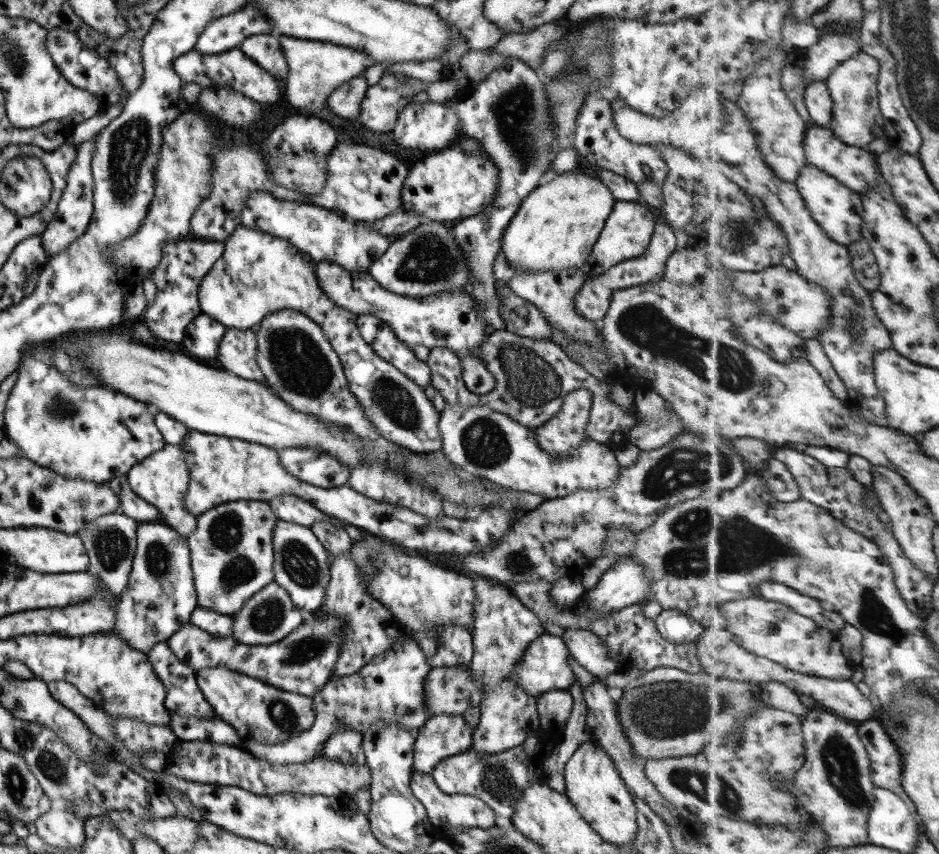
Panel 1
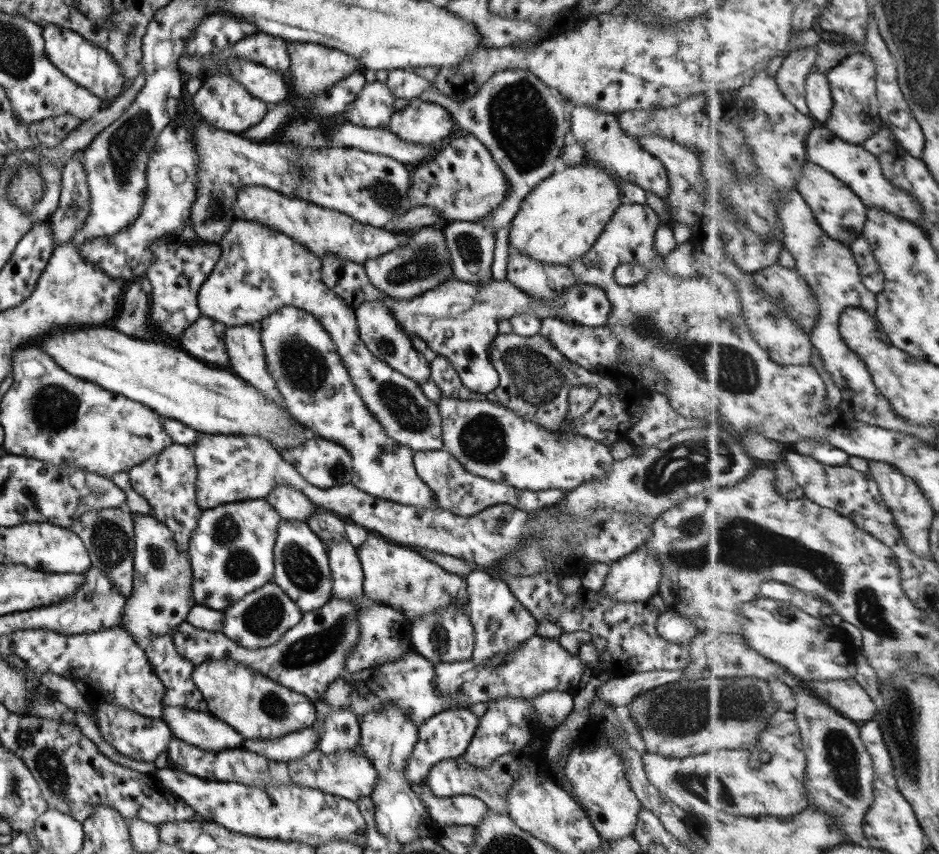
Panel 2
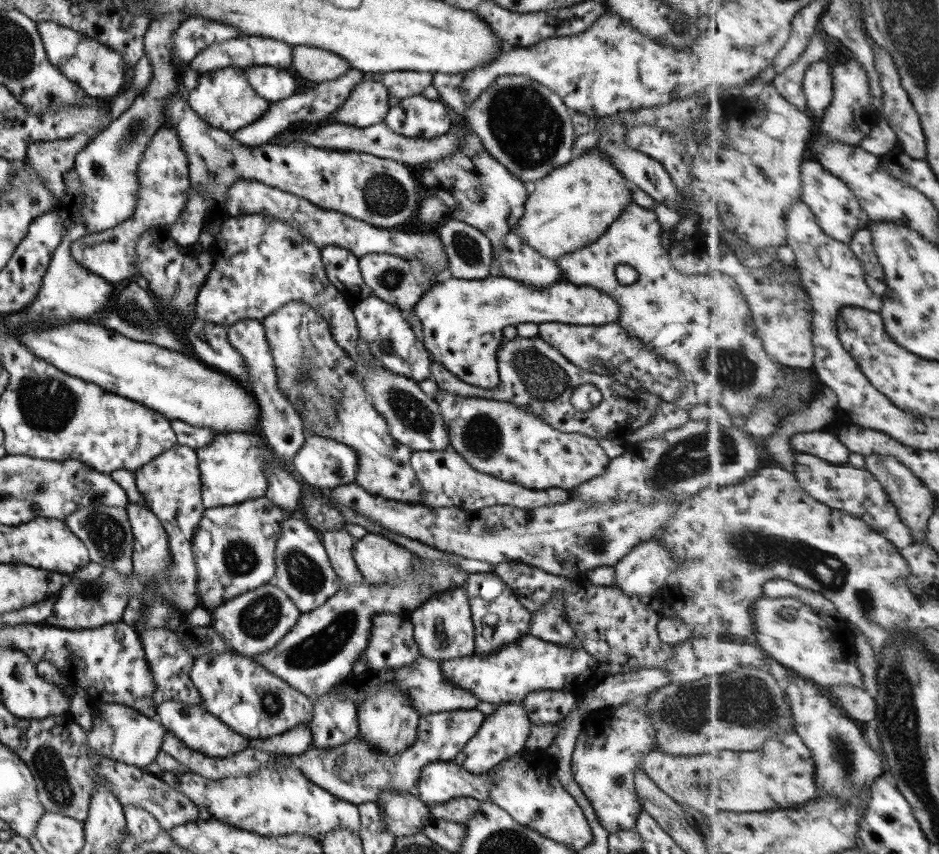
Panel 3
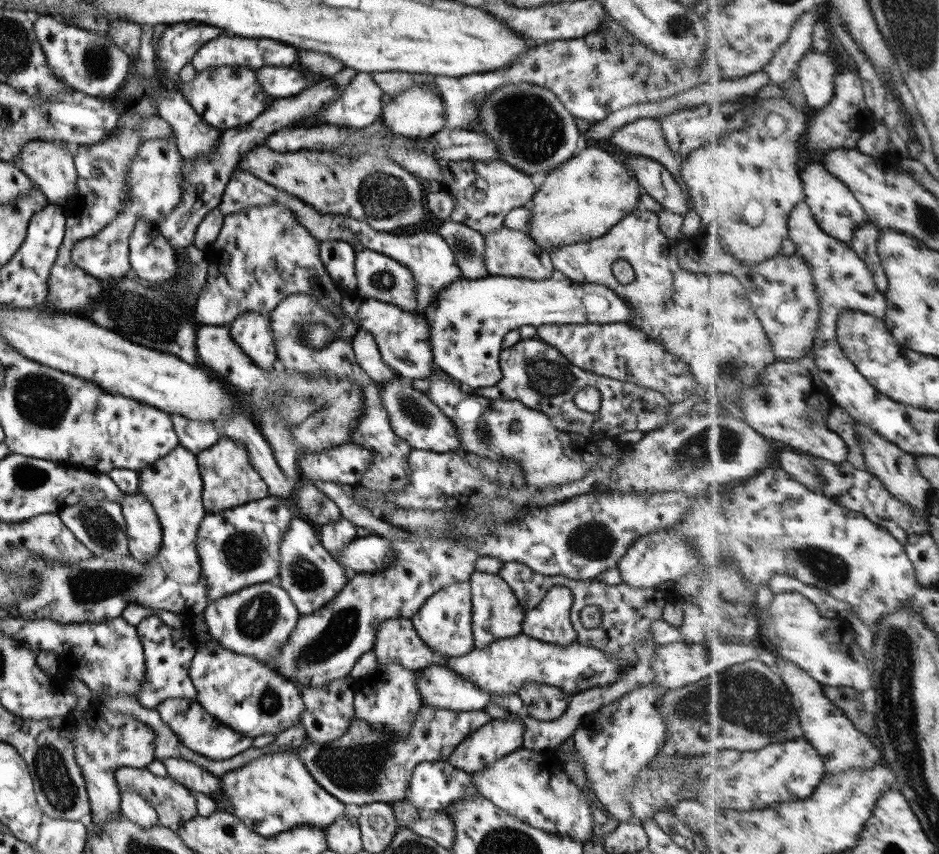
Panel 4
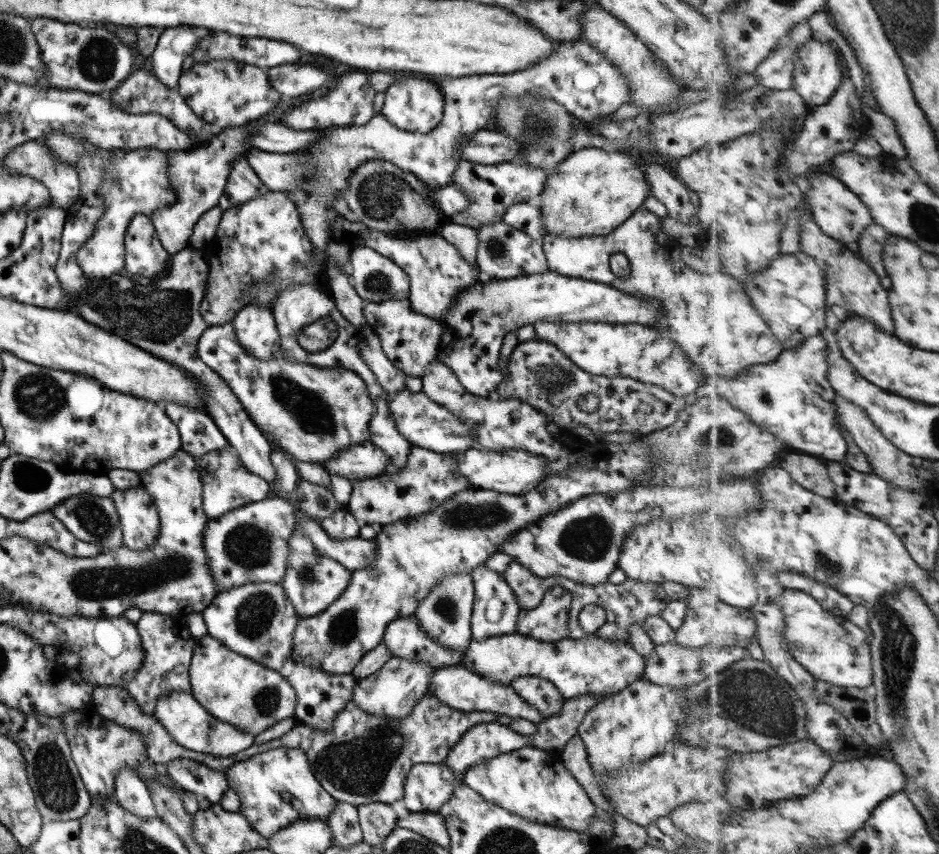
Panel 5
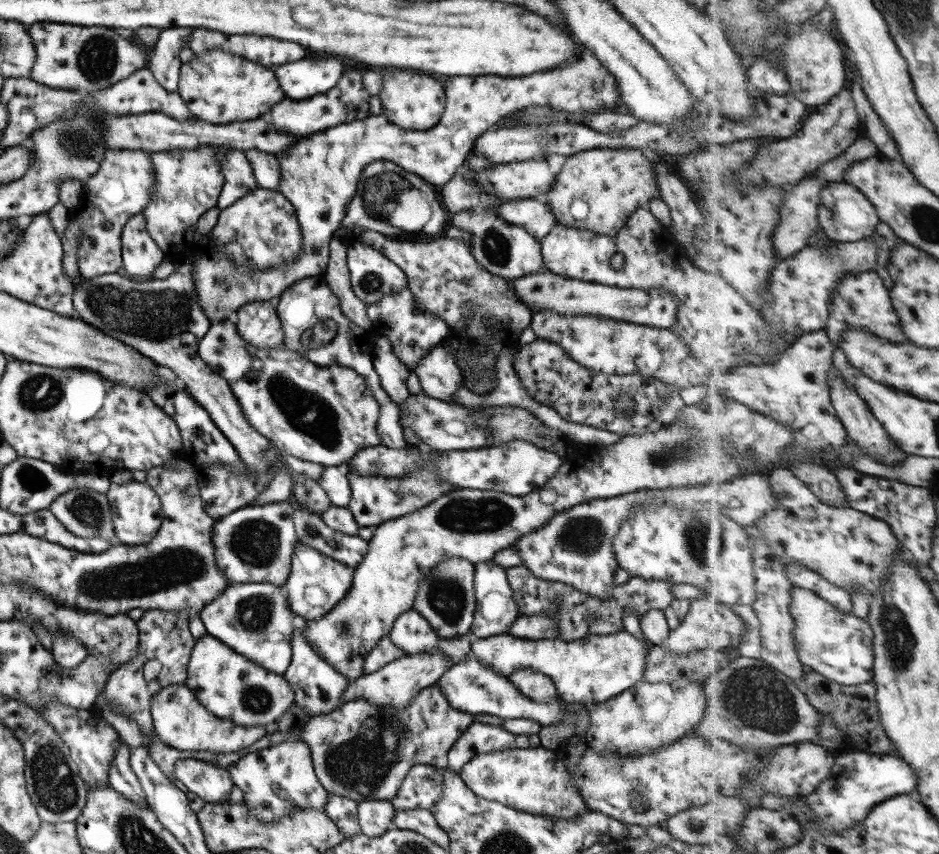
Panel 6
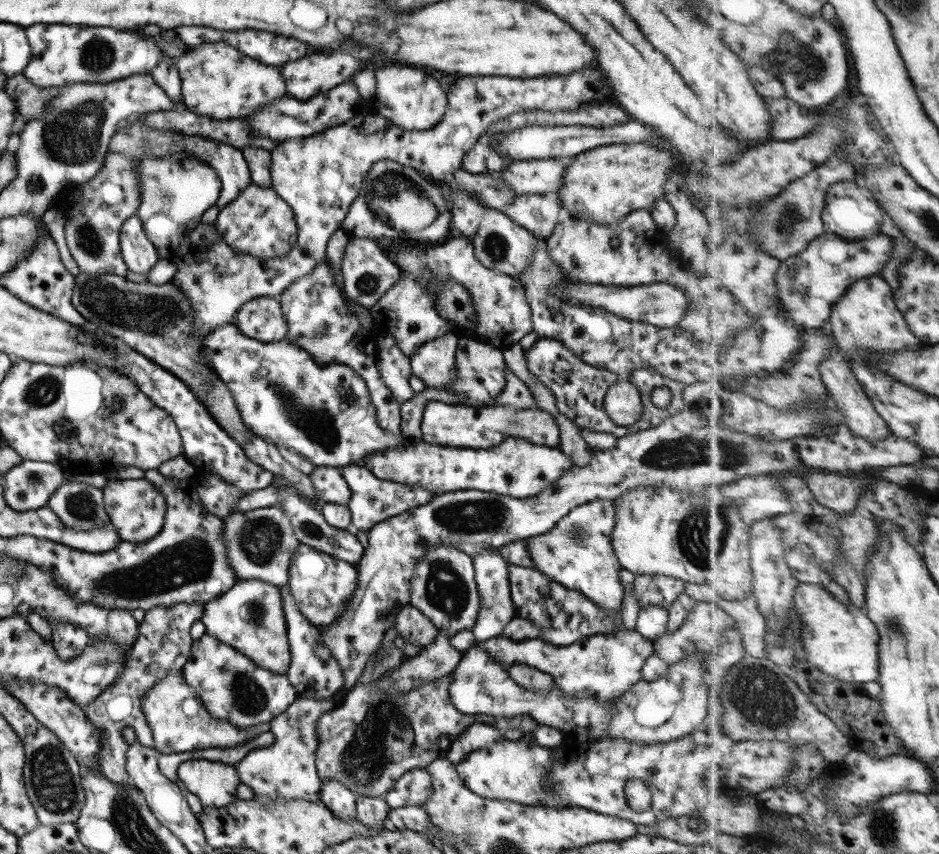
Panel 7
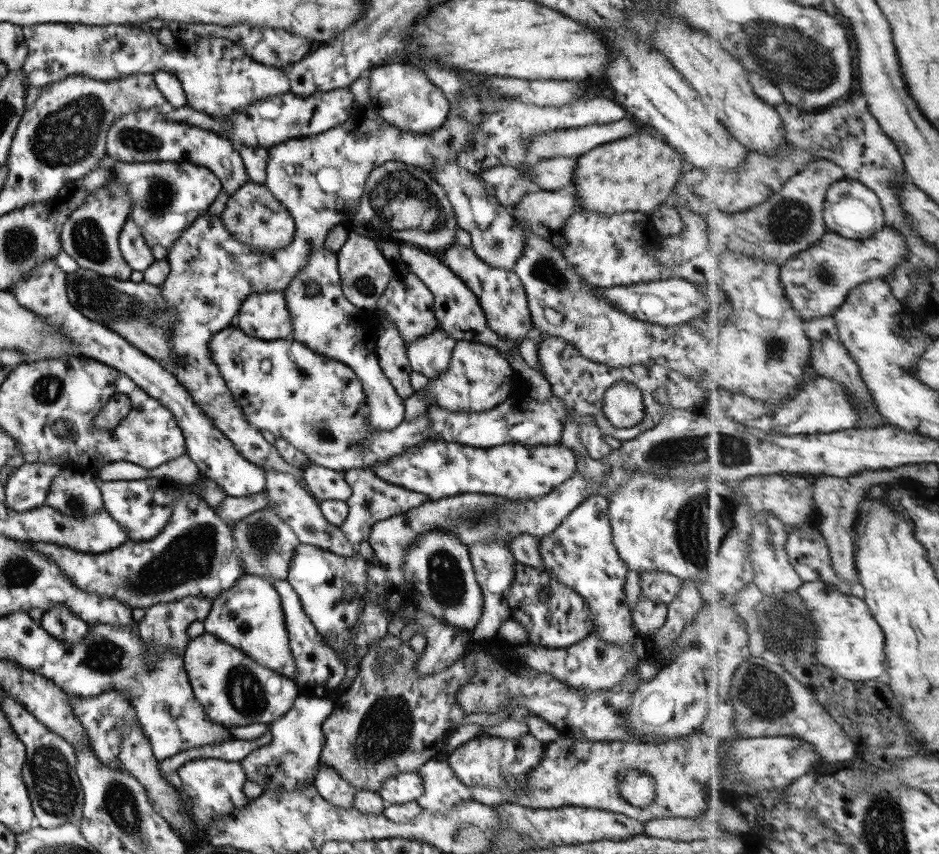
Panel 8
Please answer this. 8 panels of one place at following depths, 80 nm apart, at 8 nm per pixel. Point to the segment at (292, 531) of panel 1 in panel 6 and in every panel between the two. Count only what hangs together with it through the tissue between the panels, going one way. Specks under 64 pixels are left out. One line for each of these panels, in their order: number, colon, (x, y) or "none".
2: (300, 560)
3: (303, 572)
4: (309, 575)
5: (311, 582)
6: (315, 582)

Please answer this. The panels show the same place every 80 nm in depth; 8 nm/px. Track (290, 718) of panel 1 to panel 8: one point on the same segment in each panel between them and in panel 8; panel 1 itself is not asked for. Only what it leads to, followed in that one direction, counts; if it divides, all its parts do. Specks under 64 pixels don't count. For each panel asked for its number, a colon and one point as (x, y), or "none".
2: (257, 707)
3: (248, 699)
4: (250, 698)
5: (234, 689)
6: (229, 686)
7: (232, 688)
8: (233, 690)

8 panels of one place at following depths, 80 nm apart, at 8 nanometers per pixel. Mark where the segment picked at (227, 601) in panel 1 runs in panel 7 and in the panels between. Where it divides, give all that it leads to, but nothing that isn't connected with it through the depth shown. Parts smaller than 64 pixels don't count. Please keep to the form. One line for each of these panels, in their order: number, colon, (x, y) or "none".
2: (230, 551)
3: (233, 547)
4: (238, 547)
5: (249, 544)
6: (254, 543)
7: (259, 543)

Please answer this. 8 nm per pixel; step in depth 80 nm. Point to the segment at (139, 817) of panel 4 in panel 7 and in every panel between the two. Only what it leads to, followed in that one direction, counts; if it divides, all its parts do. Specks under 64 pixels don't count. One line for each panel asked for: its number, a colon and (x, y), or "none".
5: (130, 792)
6: (120, 778)
7: (162, 643)

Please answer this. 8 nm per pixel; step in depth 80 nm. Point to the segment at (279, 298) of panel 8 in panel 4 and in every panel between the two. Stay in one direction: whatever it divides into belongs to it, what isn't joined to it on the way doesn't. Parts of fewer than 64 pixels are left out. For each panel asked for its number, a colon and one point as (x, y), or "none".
4: (251, 332)
5: (254, 328)
6: (257, 323)
7: (261, 319)

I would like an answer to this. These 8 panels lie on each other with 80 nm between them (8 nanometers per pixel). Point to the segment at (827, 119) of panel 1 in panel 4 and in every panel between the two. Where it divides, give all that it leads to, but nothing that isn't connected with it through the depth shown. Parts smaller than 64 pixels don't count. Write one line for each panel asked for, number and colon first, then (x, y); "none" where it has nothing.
2: (818, 96)
3: (818, 86)
4: (817, 73)

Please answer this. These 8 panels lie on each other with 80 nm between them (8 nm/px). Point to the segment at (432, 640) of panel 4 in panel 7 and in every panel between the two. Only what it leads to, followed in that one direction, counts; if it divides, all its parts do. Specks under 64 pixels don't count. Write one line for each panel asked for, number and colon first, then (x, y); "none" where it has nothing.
5: (444, 614)
6: (445, 598)
7: (442, 588)

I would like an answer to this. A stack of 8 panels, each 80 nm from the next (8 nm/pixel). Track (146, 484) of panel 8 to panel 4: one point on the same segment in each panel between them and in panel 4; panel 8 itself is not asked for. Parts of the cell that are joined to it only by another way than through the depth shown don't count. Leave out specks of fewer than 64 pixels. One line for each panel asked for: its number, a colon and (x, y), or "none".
4: (141, 525)
5: (138, 520)
6: (135, 509)
7: (135, 508)

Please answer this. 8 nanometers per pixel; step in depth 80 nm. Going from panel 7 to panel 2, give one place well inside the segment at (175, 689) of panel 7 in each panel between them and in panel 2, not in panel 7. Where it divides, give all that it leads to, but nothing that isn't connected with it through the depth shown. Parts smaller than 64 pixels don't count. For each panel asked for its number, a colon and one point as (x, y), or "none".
2: (198, 728)
3: (191, 724)
4: (198, 731)
5: (187, 722)
6: (178, 720)

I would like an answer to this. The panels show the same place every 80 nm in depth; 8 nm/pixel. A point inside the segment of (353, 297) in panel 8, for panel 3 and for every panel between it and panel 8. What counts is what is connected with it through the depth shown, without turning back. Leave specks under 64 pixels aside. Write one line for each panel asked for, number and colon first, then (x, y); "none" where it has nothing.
3: (400, 282)
4: (379, 277)
5: (374, 278)
6: (372, 275)
7: (367, 271)

